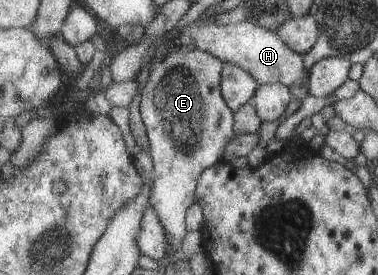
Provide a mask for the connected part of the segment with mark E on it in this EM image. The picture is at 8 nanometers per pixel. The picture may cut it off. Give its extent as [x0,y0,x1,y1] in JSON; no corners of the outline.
[142,45,238,257]

